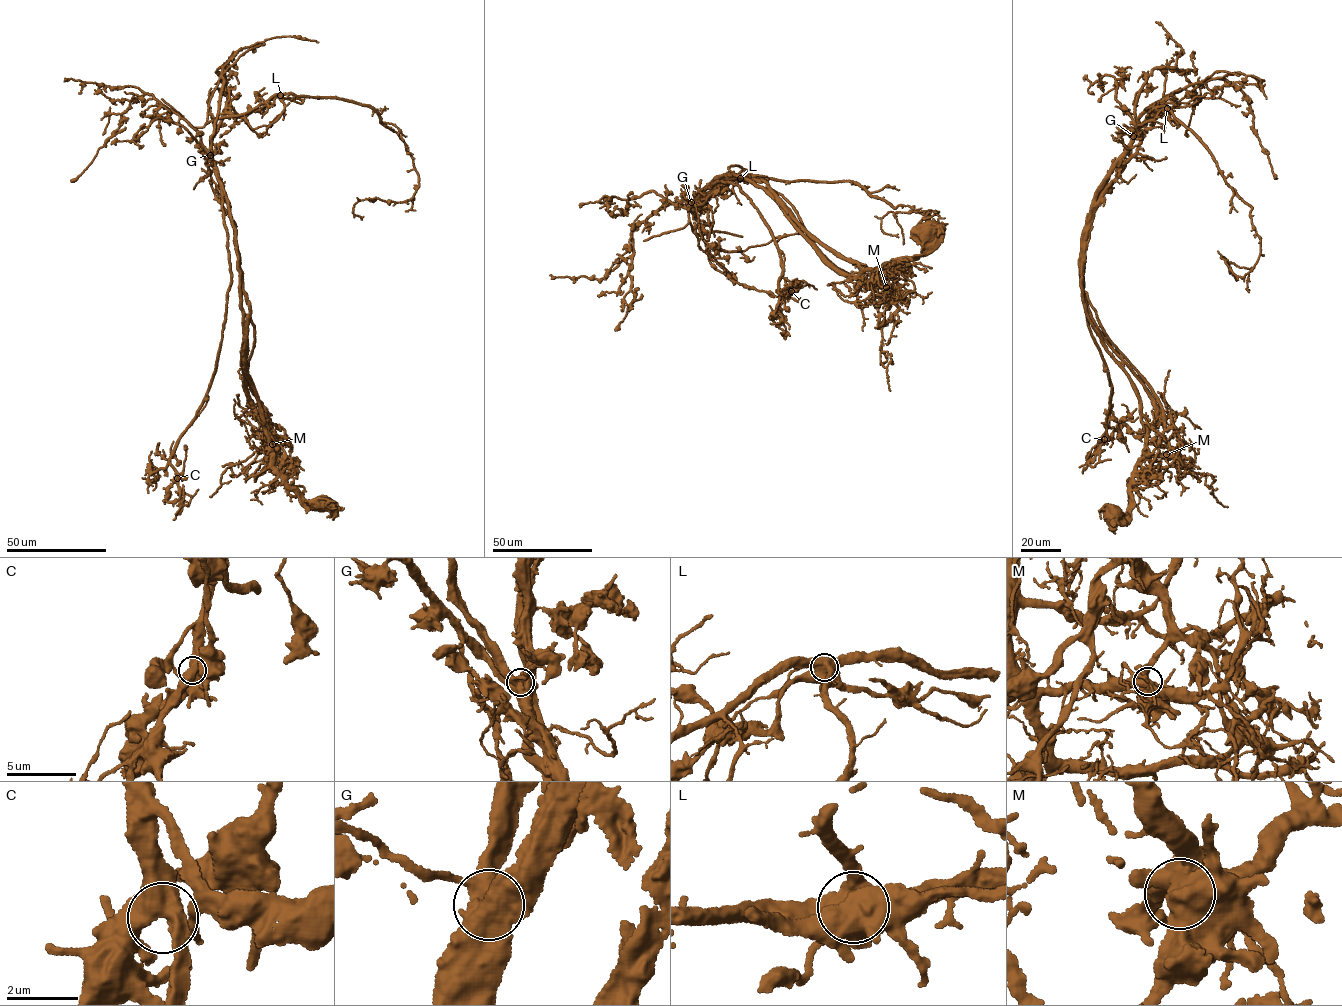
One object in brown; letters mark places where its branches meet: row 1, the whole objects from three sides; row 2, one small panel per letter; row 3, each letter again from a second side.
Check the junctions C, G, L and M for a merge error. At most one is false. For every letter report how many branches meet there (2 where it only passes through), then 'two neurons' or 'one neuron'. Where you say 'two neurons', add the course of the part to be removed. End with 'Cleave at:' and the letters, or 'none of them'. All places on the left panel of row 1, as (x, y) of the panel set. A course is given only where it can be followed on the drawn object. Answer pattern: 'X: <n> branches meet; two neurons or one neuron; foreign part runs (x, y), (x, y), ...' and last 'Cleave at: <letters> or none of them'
C: 4 branches meet; one neuron
G: 4 branches meet; one neuron
L: 5 branches meet; two neurons; foreign part runs (280, 95), (368, 105), (404, 143), (419, 180), (412, 198), (359, 200), (353, 213), (362, 220)
M: 4 branches meet; one neuron
Cleave at: L

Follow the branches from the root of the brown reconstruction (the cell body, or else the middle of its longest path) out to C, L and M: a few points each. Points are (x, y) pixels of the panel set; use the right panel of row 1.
C: (1113, 514), (1129, 516), (1146, 430), (1082, 287), (1082, 231), (1112, 168), (1083, 267), (1112, 391), (1104, 439)
L: (1113, 514), (1129, 516), (1146, 425), (1093, 327), (1082, 231), (1137, 118), (1166, 108)
M: (1113, 514), (1113, 510), (1120, 510), (1129, 516), (1130, 483), (1138, 464), (1145, 458), (1166, 454)

